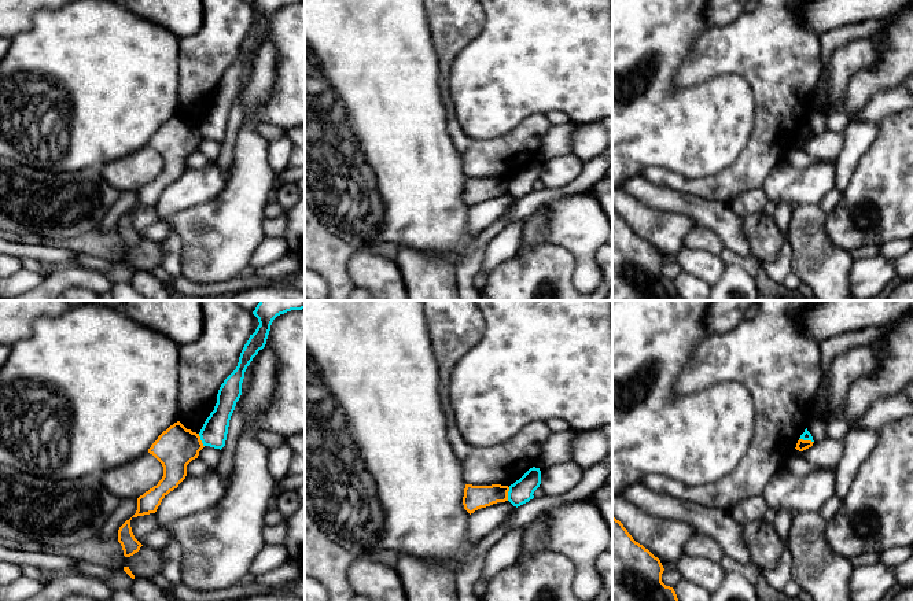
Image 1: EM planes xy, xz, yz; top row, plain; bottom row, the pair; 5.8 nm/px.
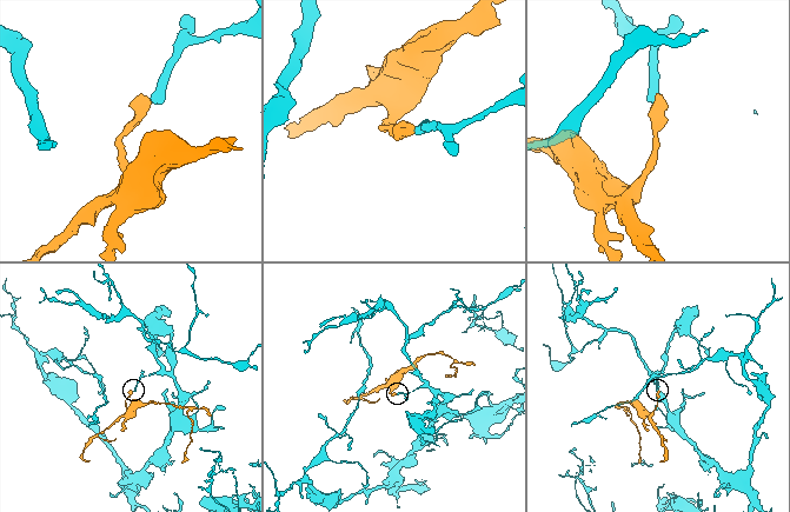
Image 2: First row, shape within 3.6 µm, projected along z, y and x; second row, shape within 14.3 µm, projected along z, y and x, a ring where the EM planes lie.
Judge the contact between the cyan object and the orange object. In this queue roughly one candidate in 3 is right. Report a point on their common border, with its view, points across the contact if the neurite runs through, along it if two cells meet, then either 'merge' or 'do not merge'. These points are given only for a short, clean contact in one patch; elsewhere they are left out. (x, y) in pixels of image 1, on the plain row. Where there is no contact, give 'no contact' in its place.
contact xz (508, 187); border xz (510, 180), (507, 192); do not merge

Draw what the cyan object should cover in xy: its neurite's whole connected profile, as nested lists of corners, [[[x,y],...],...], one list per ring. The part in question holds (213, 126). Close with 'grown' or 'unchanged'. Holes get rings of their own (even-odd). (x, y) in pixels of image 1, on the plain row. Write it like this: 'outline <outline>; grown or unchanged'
outline [[[255,0],[253,7],[258,11],[259,18],[244,37],[236,62],[224,73],[218,82],[214,103],[199,125],[203,139],[220,143],[225,139],[229,113],[242,88],[244,64],[258,44],[265,40],[273,12],[287,4],[302,1],[305,0]]]; unchanged

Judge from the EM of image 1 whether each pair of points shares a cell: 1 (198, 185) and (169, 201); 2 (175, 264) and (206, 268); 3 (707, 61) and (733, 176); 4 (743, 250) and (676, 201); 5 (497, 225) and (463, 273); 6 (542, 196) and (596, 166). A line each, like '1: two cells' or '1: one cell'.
1: one cell
2: two cells
3: one cell
4: one cell
5: one cell
6: one cell

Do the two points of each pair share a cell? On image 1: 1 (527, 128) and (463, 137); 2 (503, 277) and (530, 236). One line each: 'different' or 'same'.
1: same
2: different

